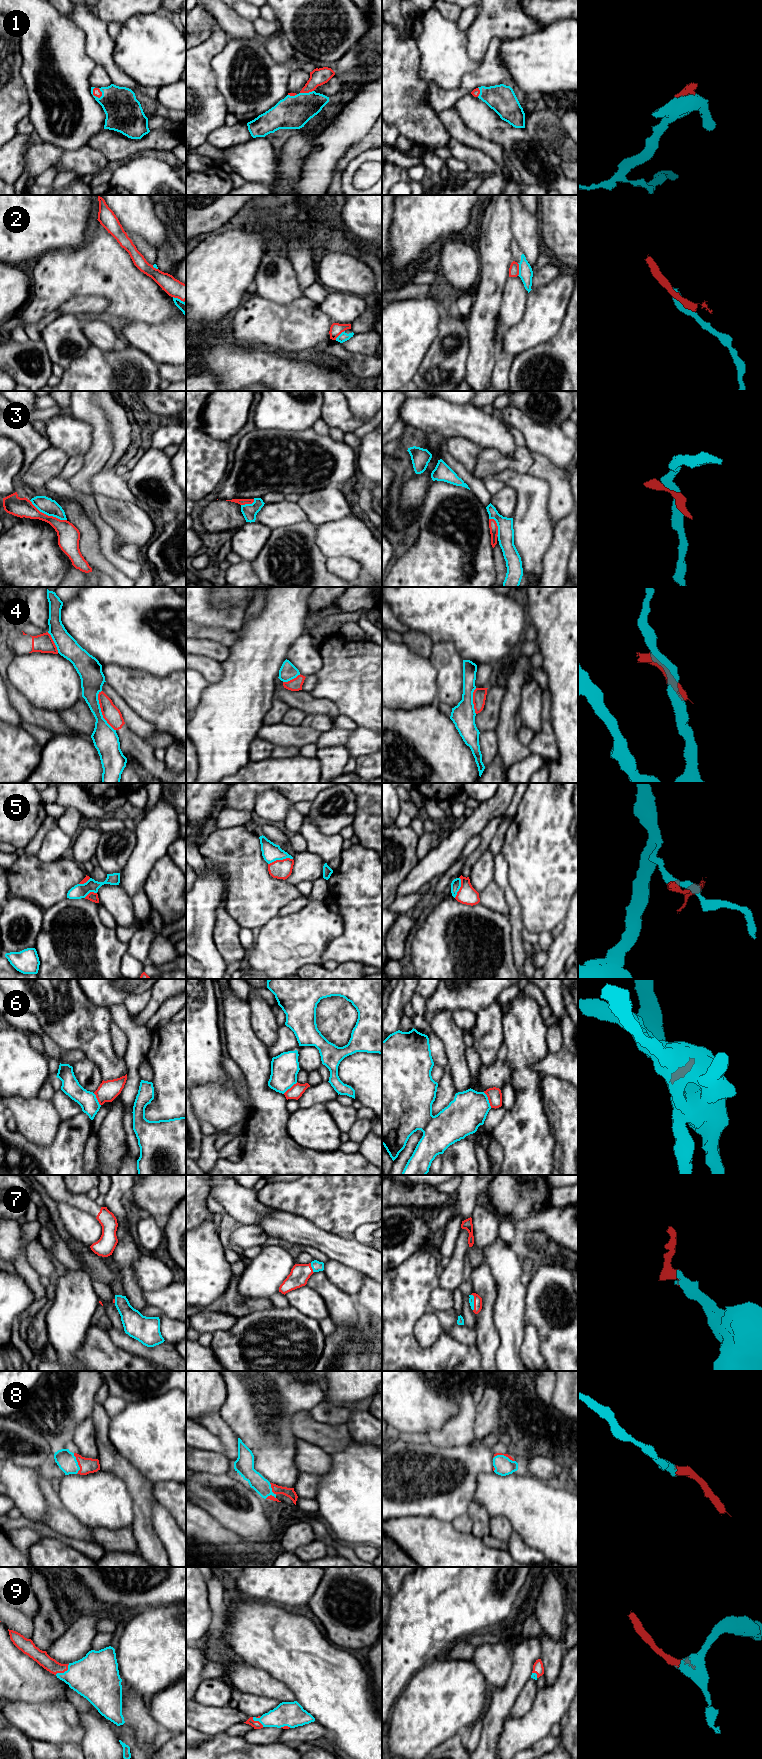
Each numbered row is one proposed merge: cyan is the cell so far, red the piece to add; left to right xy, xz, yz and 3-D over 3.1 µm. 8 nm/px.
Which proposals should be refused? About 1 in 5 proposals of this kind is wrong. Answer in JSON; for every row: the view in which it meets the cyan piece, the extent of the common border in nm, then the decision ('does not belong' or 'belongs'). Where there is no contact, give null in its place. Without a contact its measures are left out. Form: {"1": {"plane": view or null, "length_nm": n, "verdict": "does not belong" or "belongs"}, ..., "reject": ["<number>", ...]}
{"1": {"plane": "xy", "length_nm": 100, "verdict": "belongs"}, "2": {"plane": "yz", "length_nm": 100, "verdict": "does not belong"}, "3": {"plane": "xy", "length_nm": 340, "verdict": "does not belong"}, "4": {"plane": "xy", "length_nm": 340, "verdict": "does not belong"}, "5": {"plane": "xz", "length_nm": 200, "verdict": "does not belong"}, "6": {"plane": "yz", "length_nm": 140, "verdict": "does not belong"}, "7": {"plane": "yz", "length_nm": 140, "verdict": "belongs"}, "8": {"plane": "xz", "length_nm": 140, "verdict": "belongs"}, "9": {"plane": "xy", "length_nm": 150, "verdict": "belongs"}, "reject": ["2", "3", "4", "5", "6"]}

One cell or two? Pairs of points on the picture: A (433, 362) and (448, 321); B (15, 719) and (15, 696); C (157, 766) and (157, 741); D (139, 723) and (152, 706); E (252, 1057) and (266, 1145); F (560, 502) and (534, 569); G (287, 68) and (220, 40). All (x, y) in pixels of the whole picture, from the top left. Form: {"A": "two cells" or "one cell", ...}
{"A": "one cell", "B": "two cells", "C": "two cells", "D": "two cells", "E": "one cell", "F": "two cells", "G": "two cells"}

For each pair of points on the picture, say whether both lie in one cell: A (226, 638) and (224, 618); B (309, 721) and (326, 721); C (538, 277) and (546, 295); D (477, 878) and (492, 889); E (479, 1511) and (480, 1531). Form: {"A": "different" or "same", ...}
{"A": "different", "B": "same", "C": "different", "D": "different", "E": "same"}

